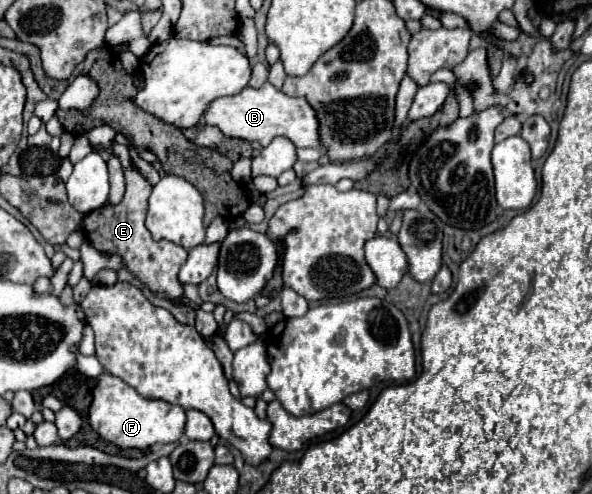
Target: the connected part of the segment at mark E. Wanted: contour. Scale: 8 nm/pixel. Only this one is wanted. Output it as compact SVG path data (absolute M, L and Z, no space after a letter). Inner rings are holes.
M112 143L112 153L122 161L124 175L126 175L126 195L120 205L104 205L88 215L84 215L82 229L86 239L100 251L108 255L120 255L134 275L142 279L150 287L152 293L164 299L176 299L182 297L182 283L178 281L178 271L186 263L188 251L176 243L170 241L154 241L144 225L146 209L148 209L148 197L152 191L152 185L130 165L130 153L126 145Z

